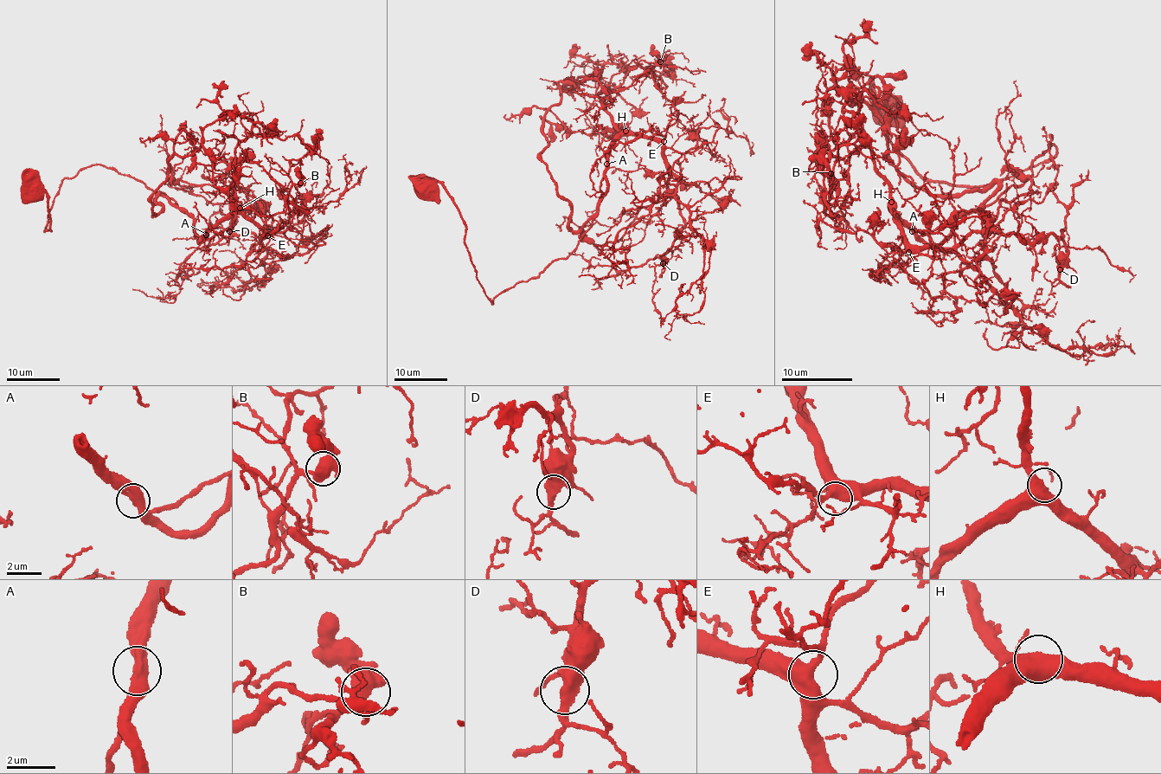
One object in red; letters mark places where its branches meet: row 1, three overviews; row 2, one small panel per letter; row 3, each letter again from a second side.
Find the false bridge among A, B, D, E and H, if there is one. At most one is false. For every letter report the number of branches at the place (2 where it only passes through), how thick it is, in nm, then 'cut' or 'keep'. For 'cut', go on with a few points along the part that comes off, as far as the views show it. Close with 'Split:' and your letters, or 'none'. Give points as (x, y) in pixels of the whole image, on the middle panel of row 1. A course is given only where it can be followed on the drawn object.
A: branches 2; calibre 500 nm; keep
B: branches 2; calibre 550 nm; keep
D: branches 2; calibre 500 nm; keep
E: branches 2; calibre 550 nm; keep
H: branches 2; calibre 550 nm; keep
Split: none

